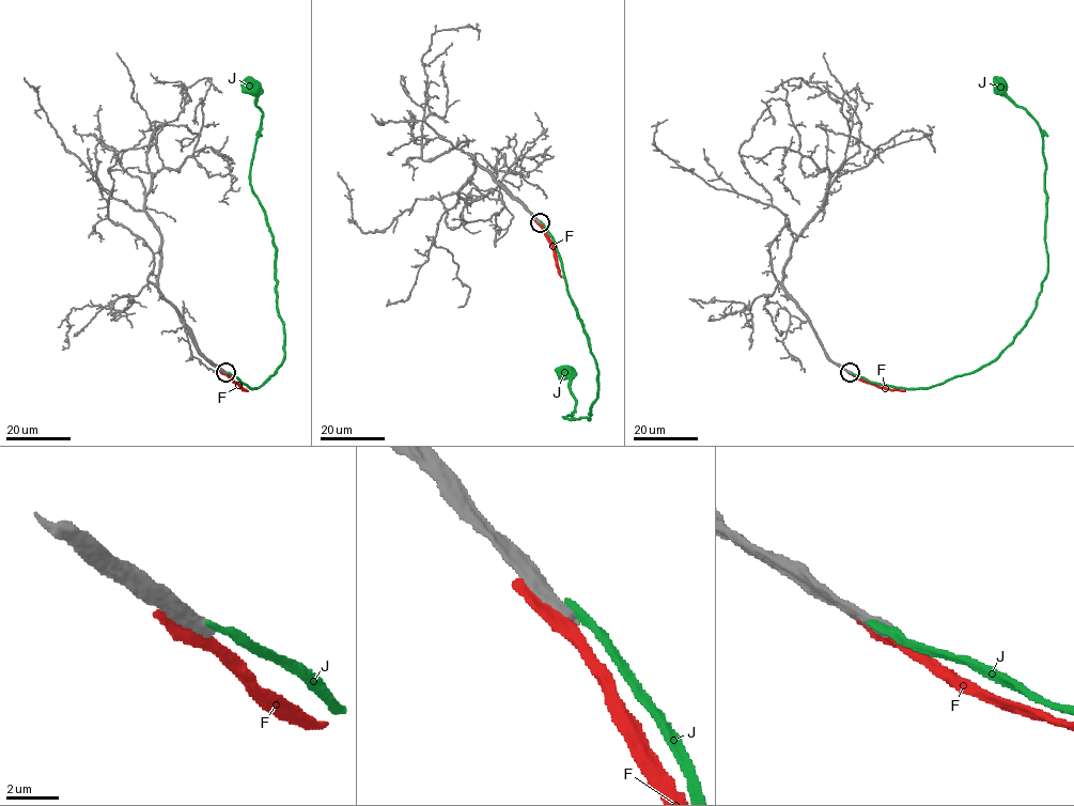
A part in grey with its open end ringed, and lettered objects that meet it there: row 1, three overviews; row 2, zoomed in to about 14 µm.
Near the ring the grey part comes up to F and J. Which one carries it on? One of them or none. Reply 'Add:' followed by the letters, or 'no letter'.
Add: no letter

